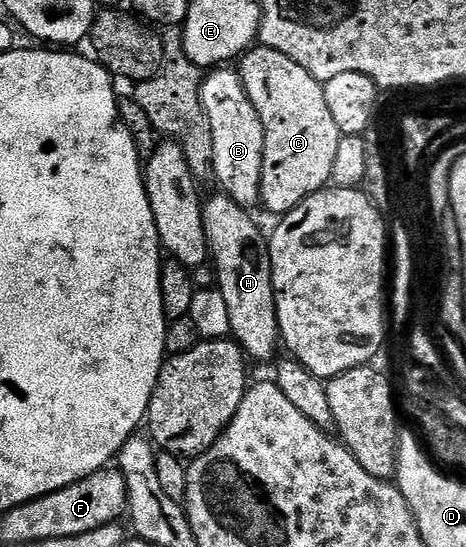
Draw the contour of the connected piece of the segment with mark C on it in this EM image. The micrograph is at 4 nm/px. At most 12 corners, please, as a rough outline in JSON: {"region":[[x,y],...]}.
{"region":[[257,44],[240,62],[265,137],[260,201],[330,185],[342,134],[324,85]]}

